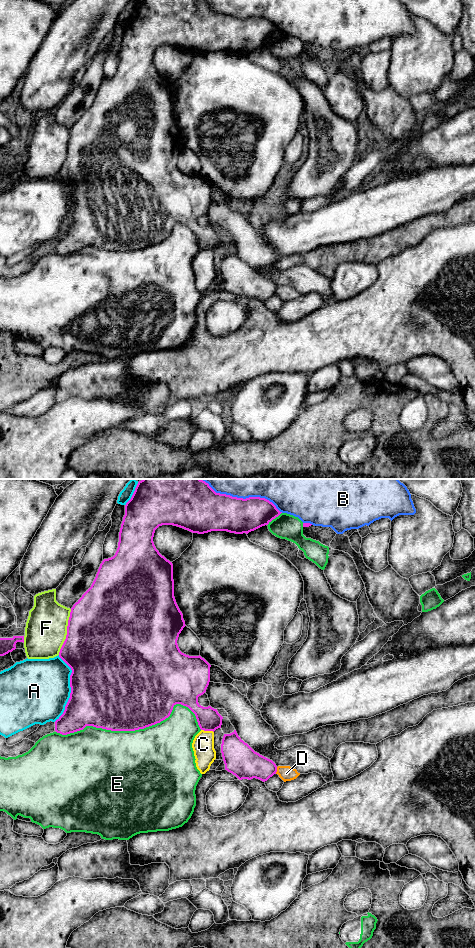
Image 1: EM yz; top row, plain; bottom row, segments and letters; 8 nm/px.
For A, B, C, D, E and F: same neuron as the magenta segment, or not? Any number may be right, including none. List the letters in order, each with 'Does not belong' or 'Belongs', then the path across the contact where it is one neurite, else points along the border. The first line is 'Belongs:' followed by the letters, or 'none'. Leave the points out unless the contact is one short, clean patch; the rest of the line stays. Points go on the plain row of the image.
Belongs: none
A: Does not belong
B: Does not belong
C: Does not belong
D: Does not belong. Boundary: yz (277, 287), (275, 293)
E: Does not belong
F: Does not belong

